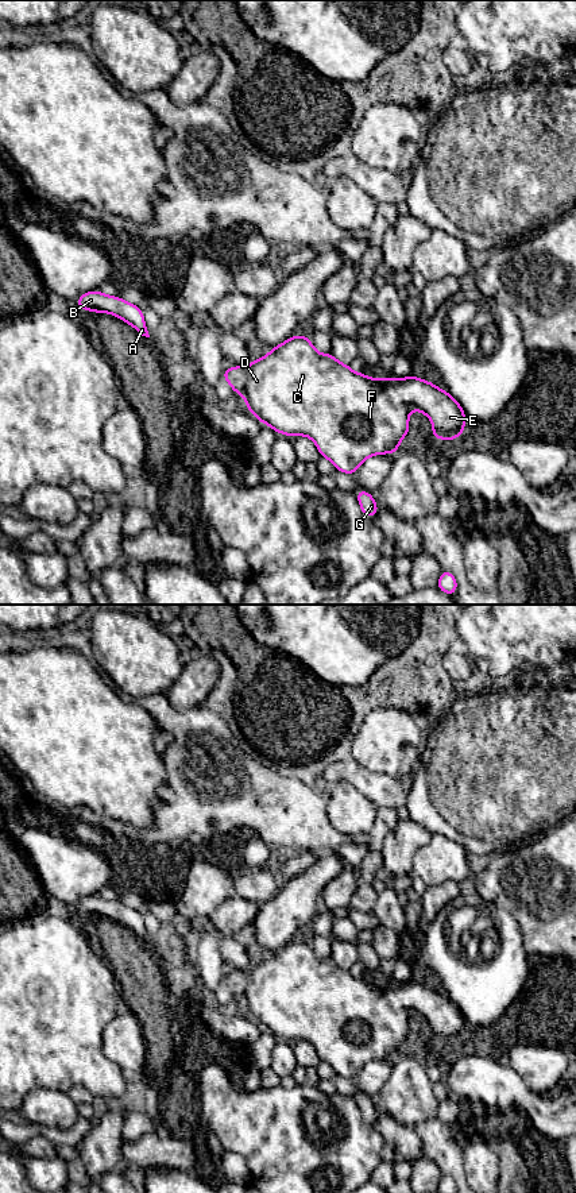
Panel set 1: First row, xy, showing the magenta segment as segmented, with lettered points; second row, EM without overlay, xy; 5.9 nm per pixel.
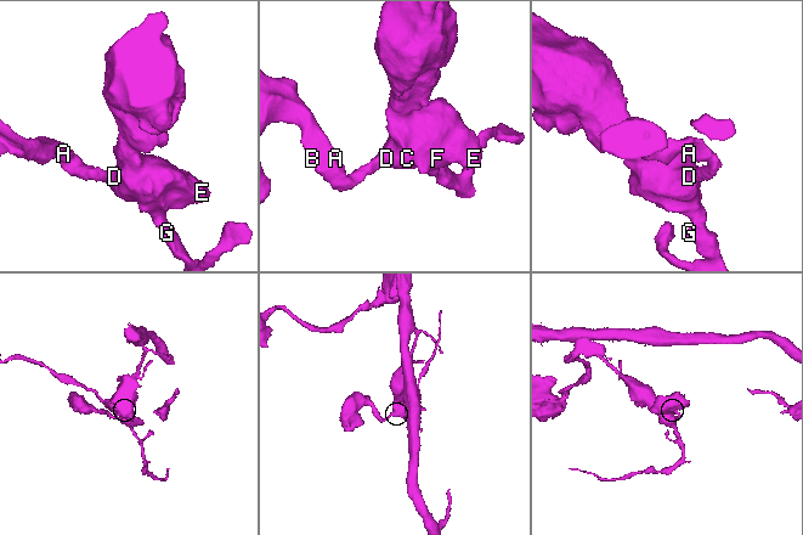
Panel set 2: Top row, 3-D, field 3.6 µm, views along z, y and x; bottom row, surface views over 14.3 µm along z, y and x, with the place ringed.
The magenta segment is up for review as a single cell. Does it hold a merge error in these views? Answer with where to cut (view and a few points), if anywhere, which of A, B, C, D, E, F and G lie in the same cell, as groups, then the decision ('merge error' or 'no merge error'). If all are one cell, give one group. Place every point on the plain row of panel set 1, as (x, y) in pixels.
no cut; A B C D E F G; no merge error

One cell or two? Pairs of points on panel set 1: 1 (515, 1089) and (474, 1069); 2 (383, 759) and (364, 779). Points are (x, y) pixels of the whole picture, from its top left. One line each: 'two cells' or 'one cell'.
1: one cell
2: two cells

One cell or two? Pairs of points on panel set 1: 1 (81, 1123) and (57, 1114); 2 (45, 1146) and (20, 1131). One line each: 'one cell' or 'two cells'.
1: two cells
2: two cells

